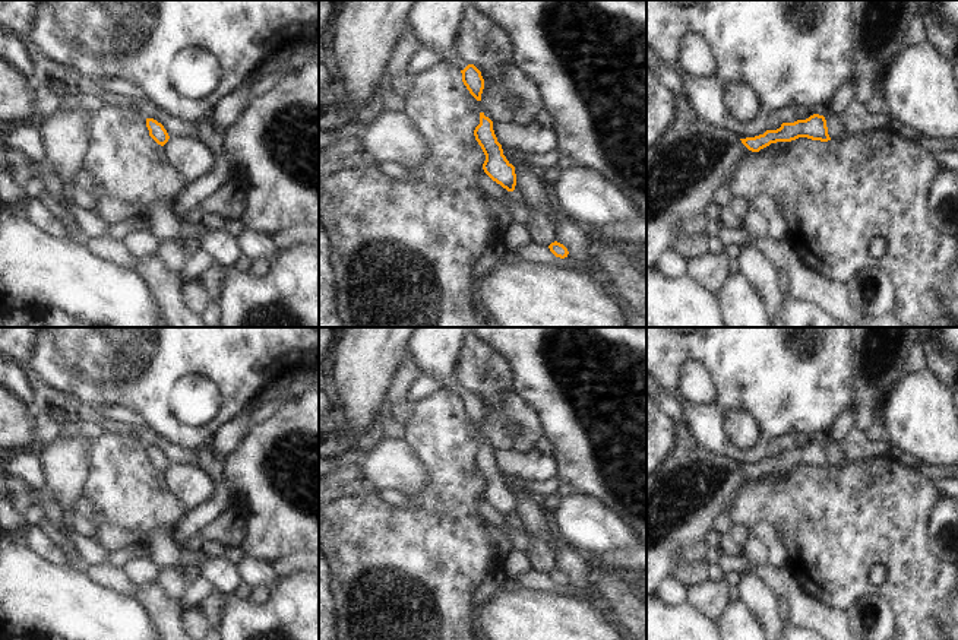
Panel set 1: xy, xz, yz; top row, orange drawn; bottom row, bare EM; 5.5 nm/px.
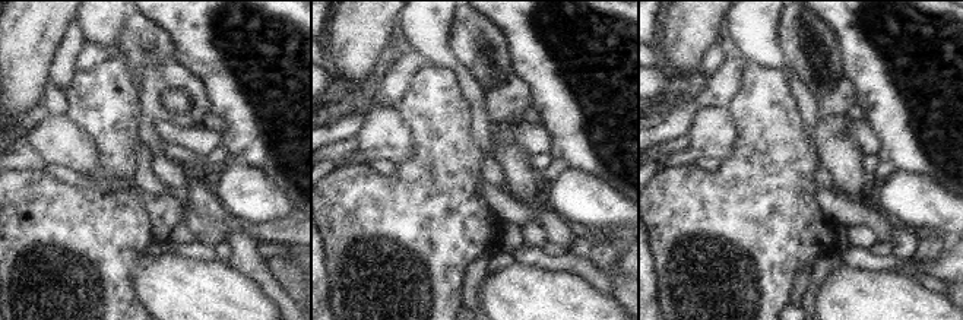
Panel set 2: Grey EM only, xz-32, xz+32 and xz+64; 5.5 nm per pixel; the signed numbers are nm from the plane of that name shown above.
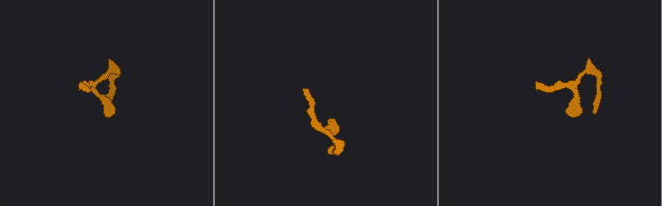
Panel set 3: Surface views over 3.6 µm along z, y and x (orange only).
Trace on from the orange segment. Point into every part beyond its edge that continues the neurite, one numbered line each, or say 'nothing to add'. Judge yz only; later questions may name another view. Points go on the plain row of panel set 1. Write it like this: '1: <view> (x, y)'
nothing to add

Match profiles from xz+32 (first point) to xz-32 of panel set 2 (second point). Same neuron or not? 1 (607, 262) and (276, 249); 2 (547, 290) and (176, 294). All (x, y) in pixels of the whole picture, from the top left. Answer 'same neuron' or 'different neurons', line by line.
1: different neurons
2: same neuron

